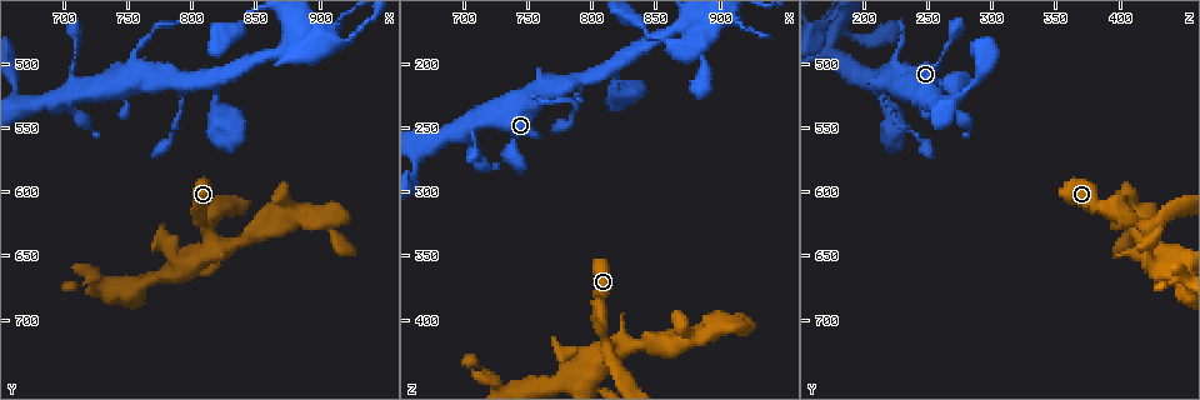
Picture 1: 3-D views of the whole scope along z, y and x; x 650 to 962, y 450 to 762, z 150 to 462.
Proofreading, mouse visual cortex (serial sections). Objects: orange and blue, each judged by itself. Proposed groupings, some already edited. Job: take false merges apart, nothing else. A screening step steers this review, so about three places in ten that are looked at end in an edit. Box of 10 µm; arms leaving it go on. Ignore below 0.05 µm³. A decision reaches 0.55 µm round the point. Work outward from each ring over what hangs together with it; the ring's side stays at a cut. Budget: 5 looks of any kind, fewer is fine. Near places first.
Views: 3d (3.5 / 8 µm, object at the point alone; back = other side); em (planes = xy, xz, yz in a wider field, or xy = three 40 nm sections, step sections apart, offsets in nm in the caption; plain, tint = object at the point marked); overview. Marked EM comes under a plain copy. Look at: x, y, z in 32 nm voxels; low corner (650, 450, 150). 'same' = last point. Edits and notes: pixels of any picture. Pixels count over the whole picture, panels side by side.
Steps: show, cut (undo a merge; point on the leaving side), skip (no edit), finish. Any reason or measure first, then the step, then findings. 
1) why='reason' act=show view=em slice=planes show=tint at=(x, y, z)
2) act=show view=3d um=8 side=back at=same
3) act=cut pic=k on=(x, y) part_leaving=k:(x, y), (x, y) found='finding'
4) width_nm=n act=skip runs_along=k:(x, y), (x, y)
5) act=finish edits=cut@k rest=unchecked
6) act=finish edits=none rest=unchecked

why='narrows sharply' act=show view=3d um=3.5 at=(796, 530, 216)

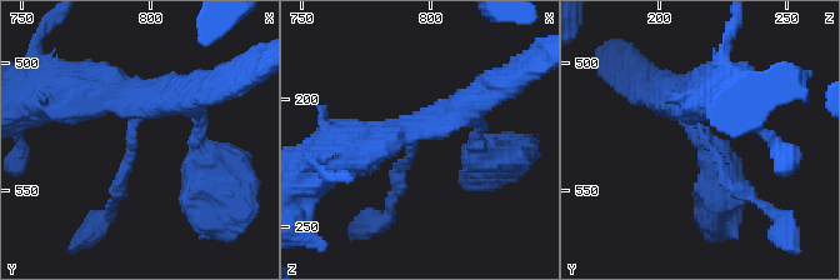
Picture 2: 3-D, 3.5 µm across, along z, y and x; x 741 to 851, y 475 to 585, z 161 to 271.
arms=3 arm_widths_nm=150,300,400 act=skip runs_along=2:(701, 94), (701, 136), (750, 194) found='all the same cell'

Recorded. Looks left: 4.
why='narrows sharply' act=show view=3d um=3.5 at=(708, 536, 270)

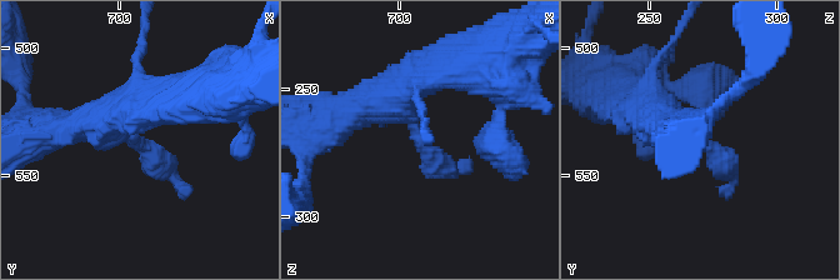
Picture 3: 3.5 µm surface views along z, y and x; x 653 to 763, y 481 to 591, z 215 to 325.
act=show view=em slice=xy step=5 show=tint at=(706, 539, 269)

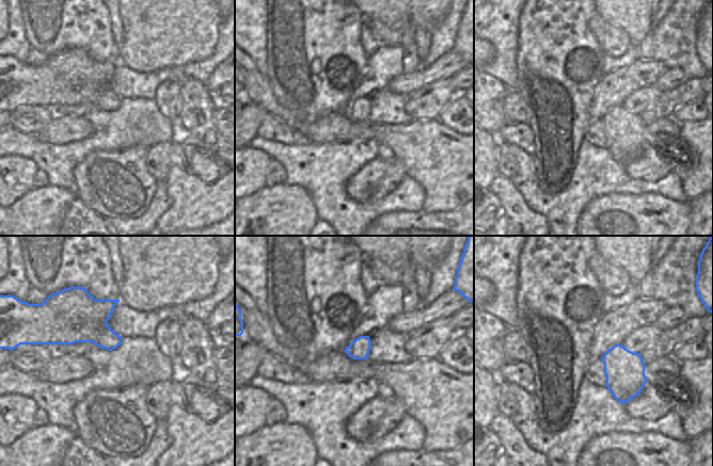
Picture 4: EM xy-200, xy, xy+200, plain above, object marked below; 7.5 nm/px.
width_nm=160 act=skip runs_along=3:(644, 105), (718, 155), (726, 190) found='continuous, no second cell'

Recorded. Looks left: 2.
act=finish edits=none rest=unchecked

